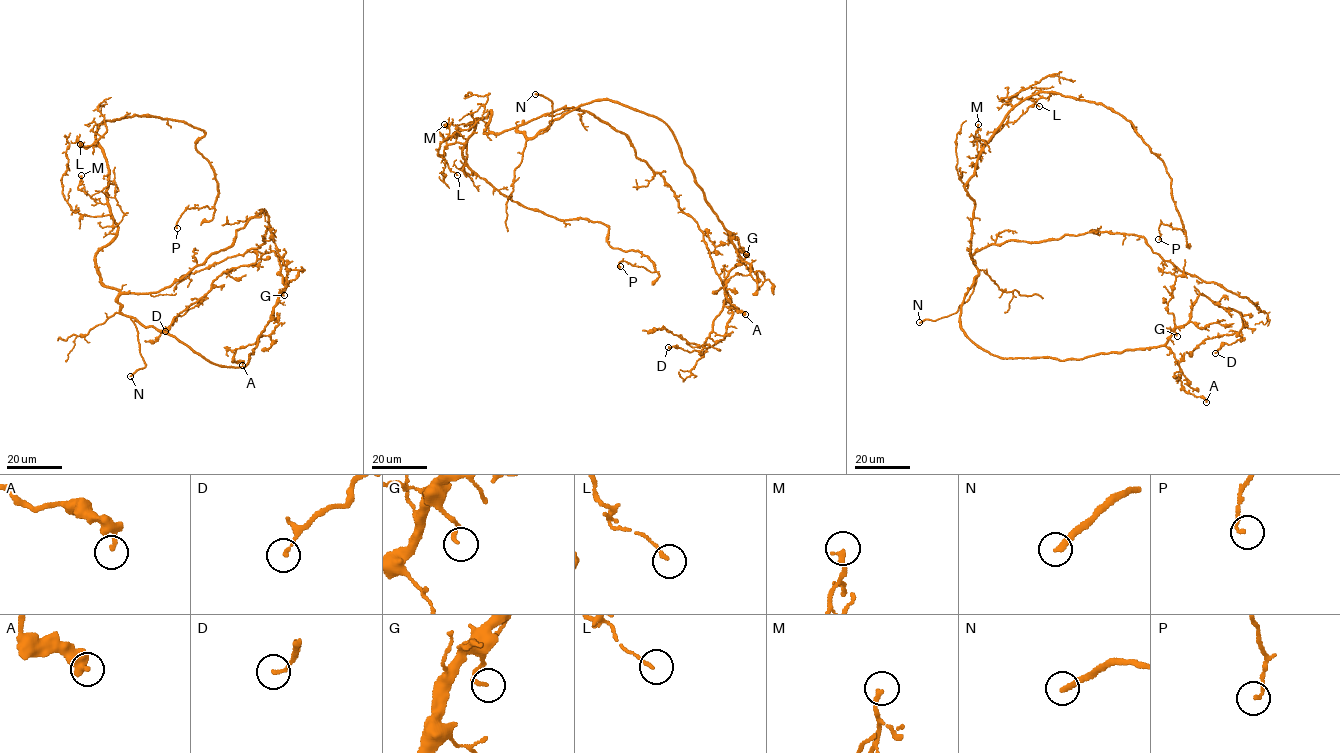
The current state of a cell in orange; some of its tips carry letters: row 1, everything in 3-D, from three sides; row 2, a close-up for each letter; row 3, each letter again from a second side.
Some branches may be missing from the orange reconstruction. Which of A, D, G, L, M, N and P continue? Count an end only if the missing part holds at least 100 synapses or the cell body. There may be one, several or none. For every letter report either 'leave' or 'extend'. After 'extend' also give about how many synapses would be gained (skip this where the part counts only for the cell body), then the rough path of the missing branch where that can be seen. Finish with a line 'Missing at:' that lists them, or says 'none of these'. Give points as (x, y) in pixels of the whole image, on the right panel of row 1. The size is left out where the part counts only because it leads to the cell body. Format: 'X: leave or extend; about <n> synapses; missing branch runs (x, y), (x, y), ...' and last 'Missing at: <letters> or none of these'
A: leave
D: leave
G: leave
L: leave
M: leave
N: extend; missing branch runs (919, 322), (914, 323), (920, 307), (915, 327), (883, 347)
P: leave
Missing at: N

